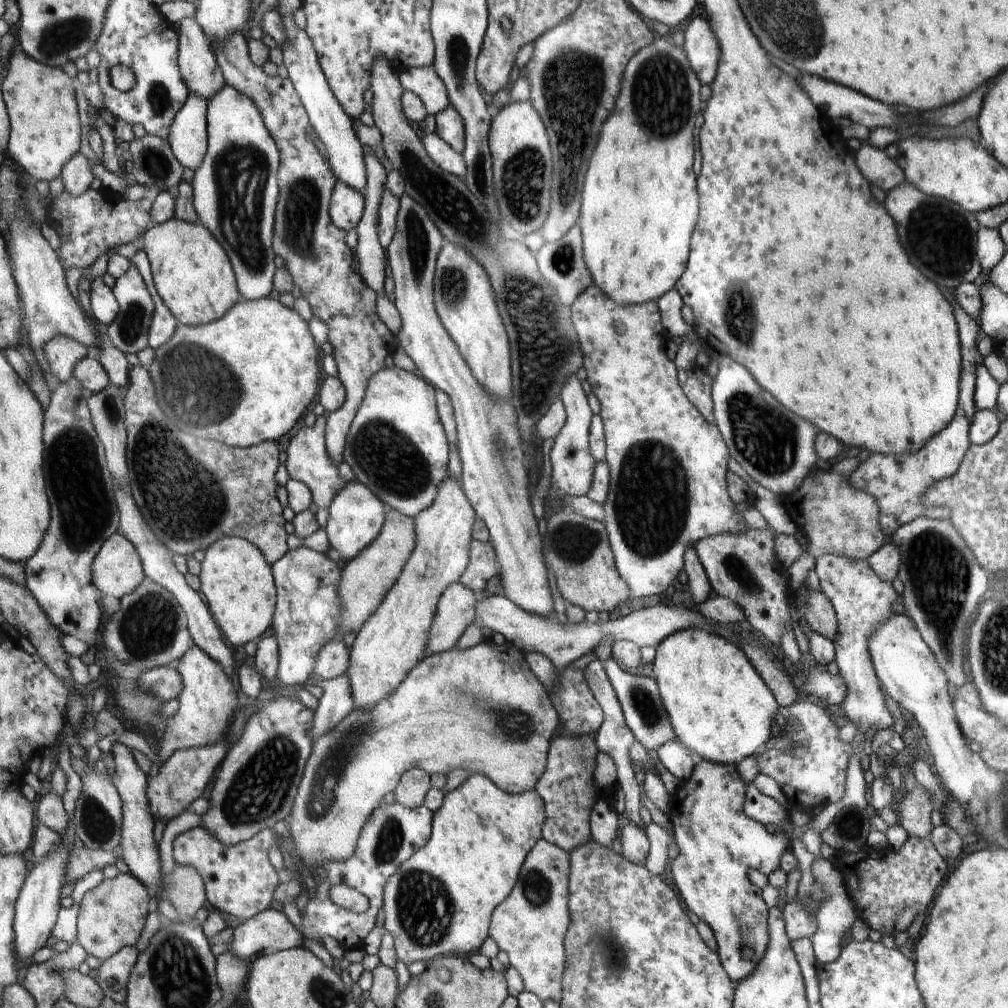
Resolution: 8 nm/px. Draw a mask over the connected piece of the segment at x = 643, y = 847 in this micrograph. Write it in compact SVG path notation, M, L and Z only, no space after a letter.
M621 814L620 844L622 844L622 855L630 862L644 866L647 854L649 853L649 840L644 828L637 827L630 823L625 814Z

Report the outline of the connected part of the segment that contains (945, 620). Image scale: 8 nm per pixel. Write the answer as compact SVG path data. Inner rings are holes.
M916 517L889 538L901 552L897 577L904 584L901 603L930 647L953 690L964 684L964 646L967 630L994 582L977 563L960 533L948 519Z

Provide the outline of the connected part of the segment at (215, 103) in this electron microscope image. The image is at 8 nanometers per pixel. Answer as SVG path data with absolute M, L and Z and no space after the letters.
M222 87L207 102L207 151L202 164L194 171L194 205L202 225L211 231L228 255L242 299L260 300L270 297L274 270L274 228L279 197L277 170L280 153L263 121L259 107L235 87Z

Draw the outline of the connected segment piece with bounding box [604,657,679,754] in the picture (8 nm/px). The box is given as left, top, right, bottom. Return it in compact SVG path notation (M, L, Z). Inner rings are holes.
M612 657L604 664L604 668L608 680L617 694L628 728L632 731L635 740L638 740L649 754L656 752L668 743L679 742L675 729L671 725L671 717L667 713L666 704L659 693L659 685L654 677L625 672L620 669L620 665Z

